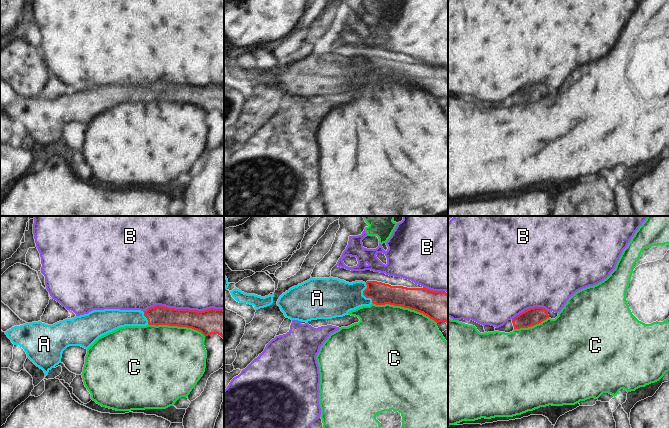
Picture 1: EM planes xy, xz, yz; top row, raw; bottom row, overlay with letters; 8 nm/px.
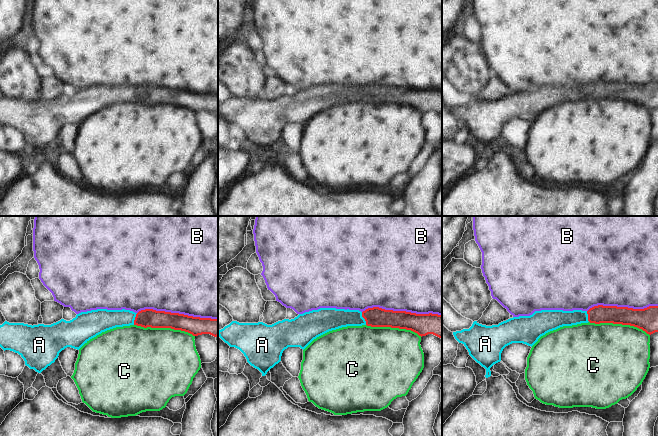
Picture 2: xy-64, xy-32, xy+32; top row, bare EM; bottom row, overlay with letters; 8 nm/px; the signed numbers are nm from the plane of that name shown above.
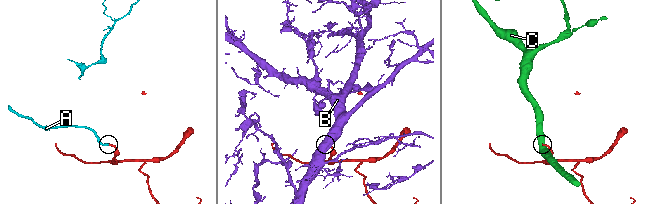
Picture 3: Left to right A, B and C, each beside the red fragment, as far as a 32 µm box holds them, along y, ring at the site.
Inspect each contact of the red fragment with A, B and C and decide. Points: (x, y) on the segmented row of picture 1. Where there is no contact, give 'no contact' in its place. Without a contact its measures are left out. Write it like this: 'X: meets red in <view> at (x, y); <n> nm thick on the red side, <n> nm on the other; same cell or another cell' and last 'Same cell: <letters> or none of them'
A: meets red in xz at (363, 294); 170 nm thick on the red side, 320 nm on the other; same cell
B: meets red in xy at (183, 309); 200 nm thick on the red side, 500 nm on the other; another cell
C: meets red in xz at (404, 307); 220 nm thick on the red side, 500 nm on the other; another cell
Same cell: A

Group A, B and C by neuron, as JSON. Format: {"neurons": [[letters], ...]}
{"neurons": [["A"], ["B"], ["C"]]}

